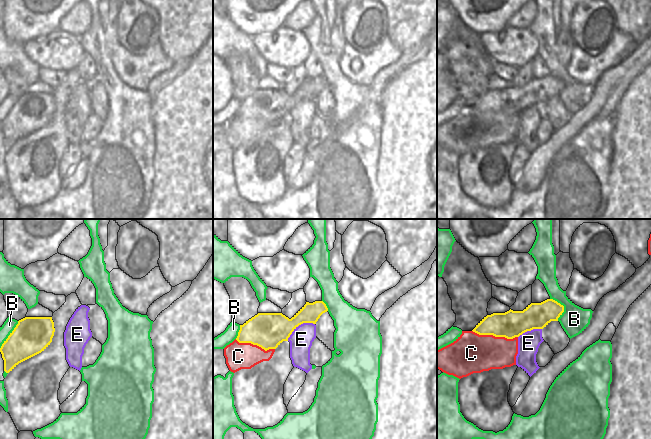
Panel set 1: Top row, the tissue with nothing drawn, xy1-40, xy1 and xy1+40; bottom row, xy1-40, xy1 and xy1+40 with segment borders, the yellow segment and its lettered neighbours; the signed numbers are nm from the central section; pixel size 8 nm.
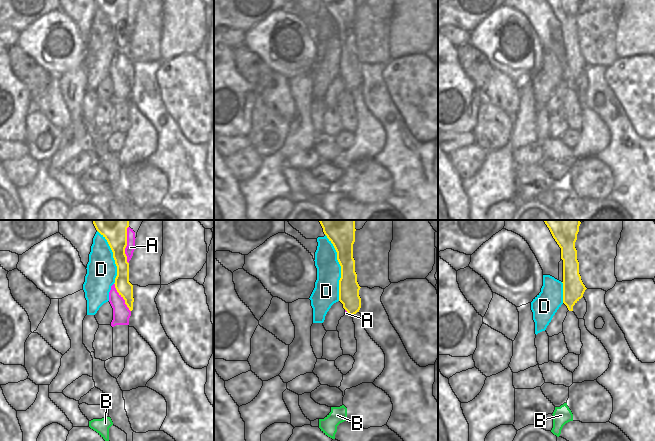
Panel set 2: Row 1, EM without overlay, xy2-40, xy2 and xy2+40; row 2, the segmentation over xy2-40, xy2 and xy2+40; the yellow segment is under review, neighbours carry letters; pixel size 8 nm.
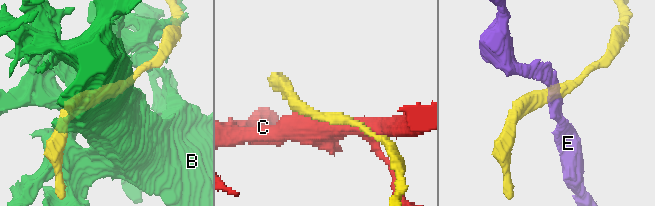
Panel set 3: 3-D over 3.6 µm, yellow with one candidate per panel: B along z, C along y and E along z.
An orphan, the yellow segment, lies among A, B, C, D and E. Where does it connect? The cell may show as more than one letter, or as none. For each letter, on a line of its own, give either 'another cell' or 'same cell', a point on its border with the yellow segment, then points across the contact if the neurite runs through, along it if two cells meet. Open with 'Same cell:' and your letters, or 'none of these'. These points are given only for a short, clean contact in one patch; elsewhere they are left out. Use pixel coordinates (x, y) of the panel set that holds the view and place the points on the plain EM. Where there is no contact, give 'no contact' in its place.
Same cell: A
A: same cell | xy2-40 (126, 21)
B: another cell | xy1-40 (9, 111)
C: another cell | xy1+40 (495, 112)
D: another cell | xy2 (341, 43)
E: another cell | xy1 (299, 100) | along xy1 (314, 99), (301, 99), (287, 116)

